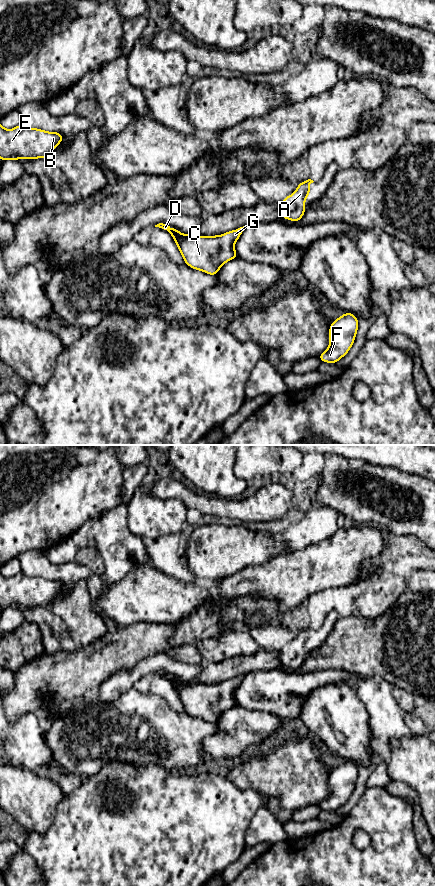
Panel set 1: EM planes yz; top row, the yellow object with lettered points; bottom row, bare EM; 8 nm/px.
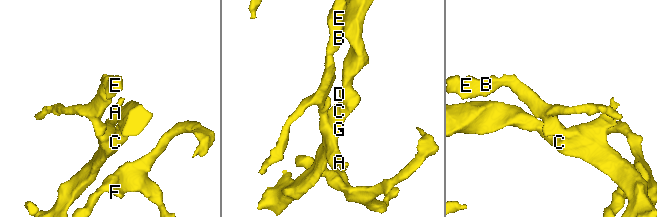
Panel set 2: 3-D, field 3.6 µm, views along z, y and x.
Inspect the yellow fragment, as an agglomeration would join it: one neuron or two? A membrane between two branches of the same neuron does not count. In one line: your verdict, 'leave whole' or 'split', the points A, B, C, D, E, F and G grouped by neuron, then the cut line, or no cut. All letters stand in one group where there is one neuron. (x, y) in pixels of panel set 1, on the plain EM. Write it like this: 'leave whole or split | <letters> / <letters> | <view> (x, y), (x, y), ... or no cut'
leave whole | A B C D E F G | no cut

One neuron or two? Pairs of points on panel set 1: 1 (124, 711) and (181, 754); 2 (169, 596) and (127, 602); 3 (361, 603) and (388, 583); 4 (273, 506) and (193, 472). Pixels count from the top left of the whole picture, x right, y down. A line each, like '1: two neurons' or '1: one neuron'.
1: one neuron
2: one neuron
3: one neuron
4: two neurons

